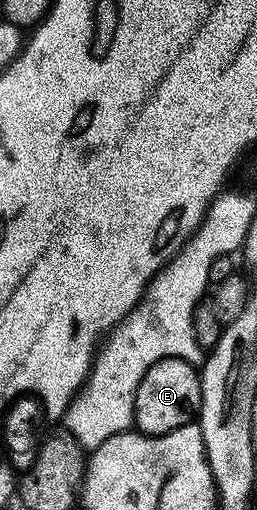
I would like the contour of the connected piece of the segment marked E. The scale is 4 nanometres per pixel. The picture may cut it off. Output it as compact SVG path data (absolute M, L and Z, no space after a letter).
M168 358L156 362L144 374L134 399L134 423L137 431L148 436L163 436L185 424L195 423L202 408L202 381L197 367L183 360Z

